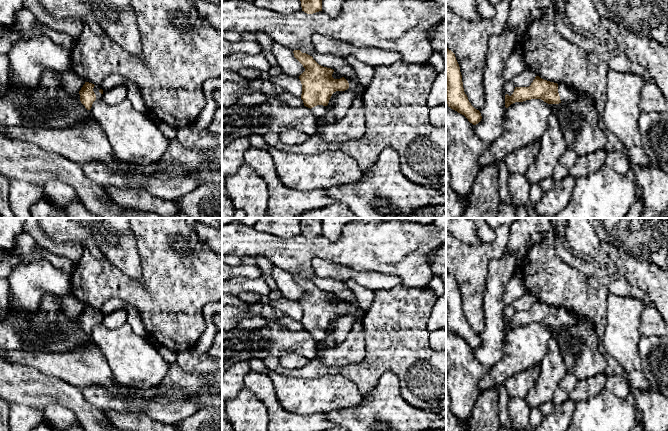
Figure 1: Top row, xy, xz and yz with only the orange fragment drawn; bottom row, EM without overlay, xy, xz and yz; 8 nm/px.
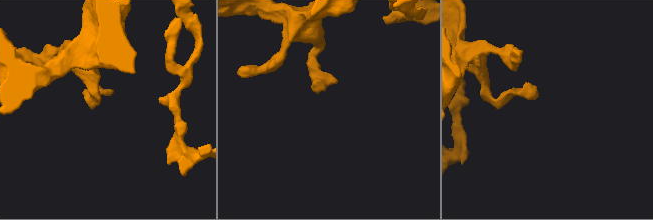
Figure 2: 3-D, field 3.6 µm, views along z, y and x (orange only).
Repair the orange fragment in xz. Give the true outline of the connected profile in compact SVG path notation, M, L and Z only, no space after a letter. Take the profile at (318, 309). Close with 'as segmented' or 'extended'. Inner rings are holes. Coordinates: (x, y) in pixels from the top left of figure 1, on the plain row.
M294 274L293 277L305 292L299 300L302 308L301 323L304 330L310 332L315 340L322 363L325 366L345 366L362 362L366 355L362 319L354 321L347 338L341 344L328 346L326 330L334 316L349 312L348 305L344 301L334 303L334 294L319 289L312 280L300 274Z; extended

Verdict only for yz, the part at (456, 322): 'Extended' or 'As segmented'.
As segmented

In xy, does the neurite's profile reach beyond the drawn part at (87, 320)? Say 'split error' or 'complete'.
split error

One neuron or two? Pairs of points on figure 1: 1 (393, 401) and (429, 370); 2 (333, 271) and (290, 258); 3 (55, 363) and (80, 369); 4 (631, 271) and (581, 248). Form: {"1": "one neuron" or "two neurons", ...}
{"1": "two neurons", "2": "two neurons", "3": "one neuron", "4": "two neurons"}

